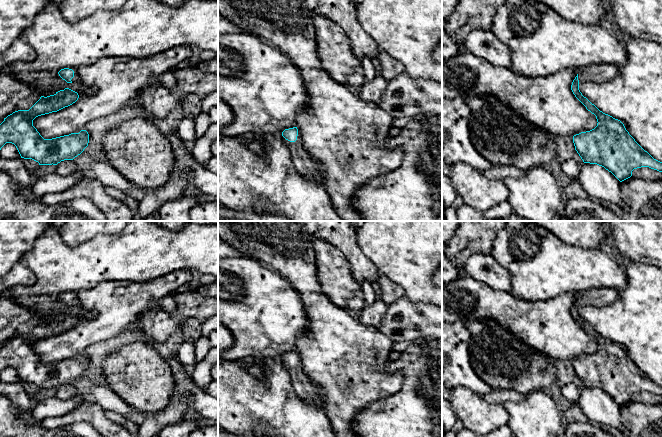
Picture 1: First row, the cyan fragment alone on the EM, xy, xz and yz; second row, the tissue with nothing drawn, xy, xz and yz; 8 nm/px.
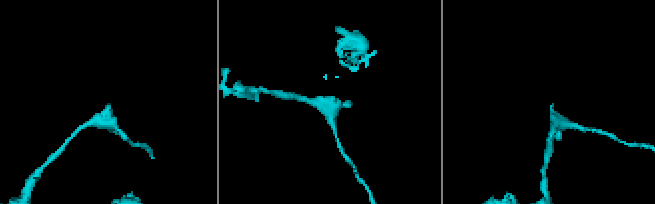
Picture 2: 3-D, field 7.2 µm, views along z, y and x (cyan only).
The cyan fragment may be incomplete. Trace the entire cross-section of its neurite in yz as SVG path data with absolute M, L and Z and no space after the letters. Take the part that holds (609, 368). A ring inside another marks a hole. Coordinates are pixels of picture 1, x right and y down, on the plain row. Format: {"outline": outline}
{"outline": "M595 288L578 292L578 298L572 306L571 314L586 333L596 340L598 346L594 353L573 360L575 374L584 387L602 390L622 406L630 402L632 400L632 395L637 392L649 391L662 396L662 386L654 383L647 375L645 375L629 358L620 344L600 335L594 328L584 321L579 314L580 306L586 304L595 306L609 305L618 298L618 295L618 290L611 288Z"}

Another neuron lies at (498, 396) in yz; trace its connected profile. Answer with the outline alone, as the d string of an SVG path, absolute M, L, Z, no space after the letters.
M492 390L488 394L481 395L484 400L494 404L505 404L507 402L520 402L525 398L525 394L521 394L515 390Z

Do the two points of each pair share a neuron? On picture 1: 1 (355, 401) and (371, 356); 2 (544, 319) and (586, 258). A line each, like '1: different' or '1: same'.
1: same
2: different

